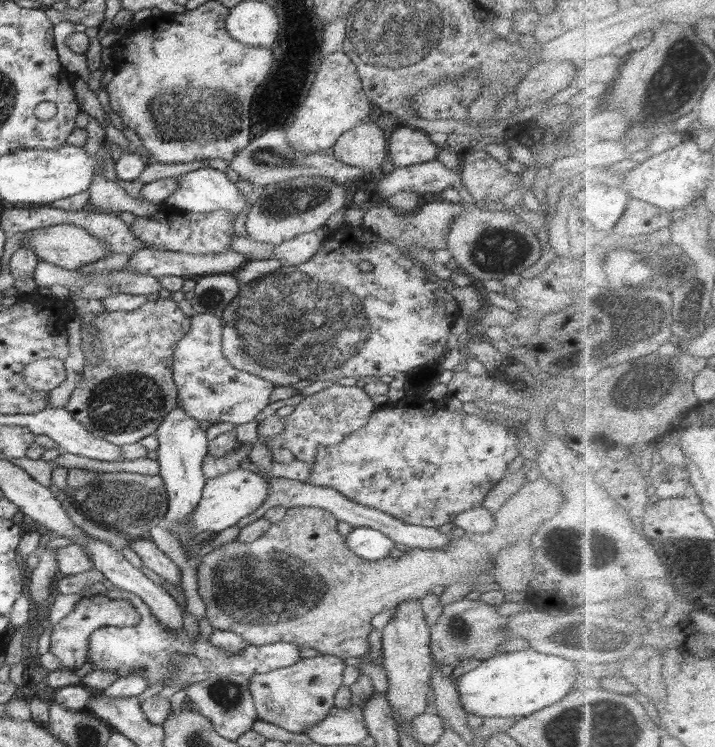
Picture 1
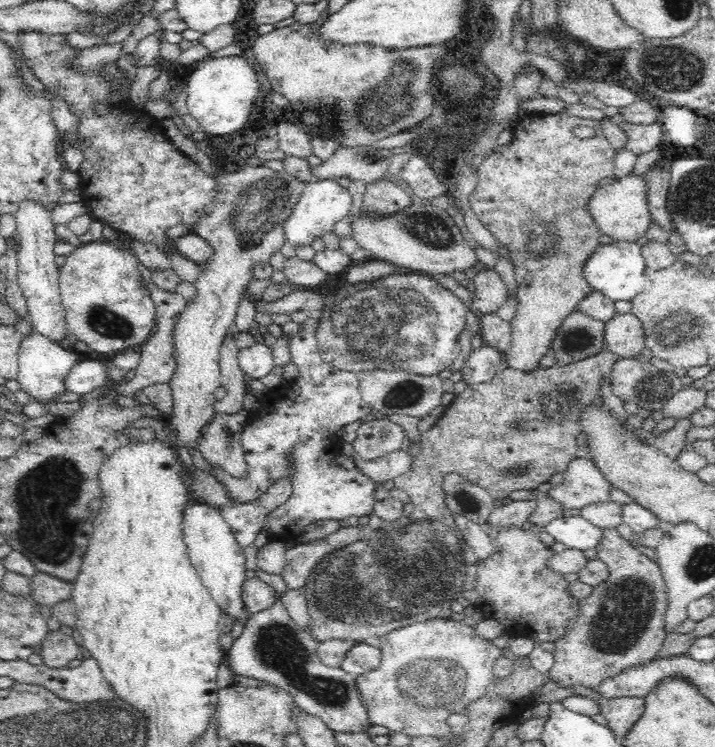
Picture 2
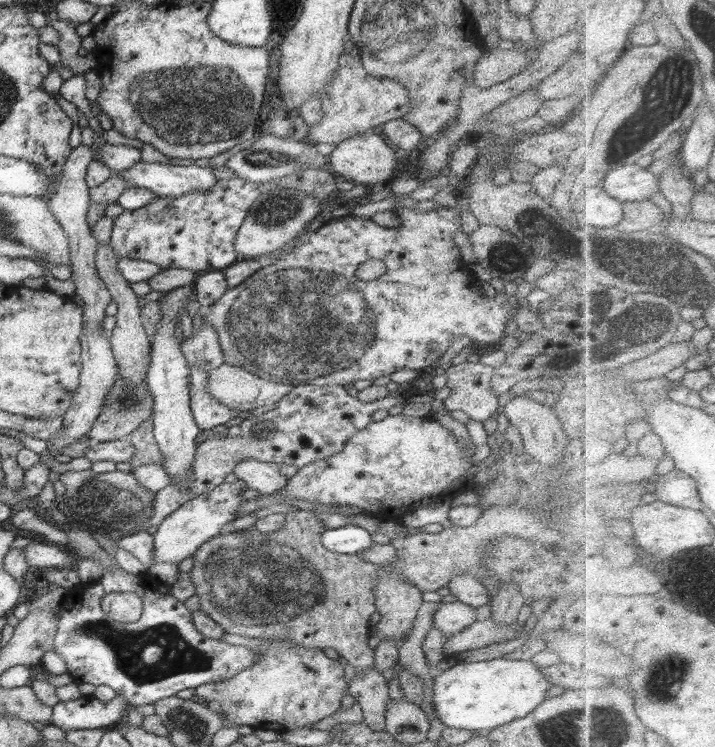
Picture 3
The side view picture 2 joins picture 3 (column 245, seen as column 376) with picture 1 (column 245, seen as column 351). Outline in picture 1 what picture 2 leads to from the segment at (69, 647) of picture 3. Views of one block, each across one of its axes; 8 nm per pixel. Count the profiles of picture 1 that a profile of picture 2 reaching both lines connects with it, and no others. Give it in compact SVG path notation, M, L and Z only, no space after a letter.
M106 588L105 595L130 602L140 612L141 617L136 626L104 626L90 634L88 662L93 664L94 670L118 671L119 678L132 672L144 672L148 686L168 678L174 678L173 682L165 682L169 686L177 684L188 686L206 678L222 677L228 674L248 676L267 674L280 668L286 668L286 666L292 666L301 658L301 648L290 642L275 642L264 646L247 645L238 654L228 654L228 652L220 650L218 646L214 646L210 640L206 640L200 633L188 635L184 628L178 632L168 630L164 624L158 622L158 618L152 614L149 606L137 595L118 588L113 590Z

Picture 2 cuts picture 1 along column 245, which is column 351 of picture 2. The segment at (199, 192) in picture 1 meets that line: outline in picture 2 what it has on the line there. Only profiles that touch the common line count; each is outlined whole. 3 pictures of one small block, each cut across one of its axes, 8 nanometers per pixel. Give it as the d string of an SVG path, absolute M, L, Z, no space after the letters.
M313 180L309 182L302 192L300 201L296 204L288 220L284 222L285 240L294 248L308 246L316 238L322 238L332 231L332 226L348 216L352 210L352 196L350 190L332 180Z

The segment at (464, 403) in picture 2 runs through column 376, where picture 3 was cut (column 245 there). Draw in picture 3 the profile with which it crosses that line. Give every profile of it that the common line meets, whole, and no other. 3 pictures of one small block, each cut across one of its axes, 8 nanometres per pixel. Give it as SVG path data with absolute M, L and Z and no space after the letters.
M294 511L285 514L285 523L282 529L270 533L254 532L254 530L240 530L230 532L225 536L219 535L206 542L192 556L193 567L189 572L190 580L195 588L195 594L199 597L200 609L202 609L210 618L213 618L227 633L240 634L248 638L257 638L263 640L290 639L302 644L309 649L334 648L339 656L344 656L349 664L357 668L356 675L363 675L364 671L375 666L373 639L371 634L370 616L376 612L375 596L373 595L373 586L379 577L379 570L383 565L373 564L360 559L358 555L342 555L336 552L330 552L322 543L322 534L328 529L324 529L324 523L319 520L317 514L312 511Z

